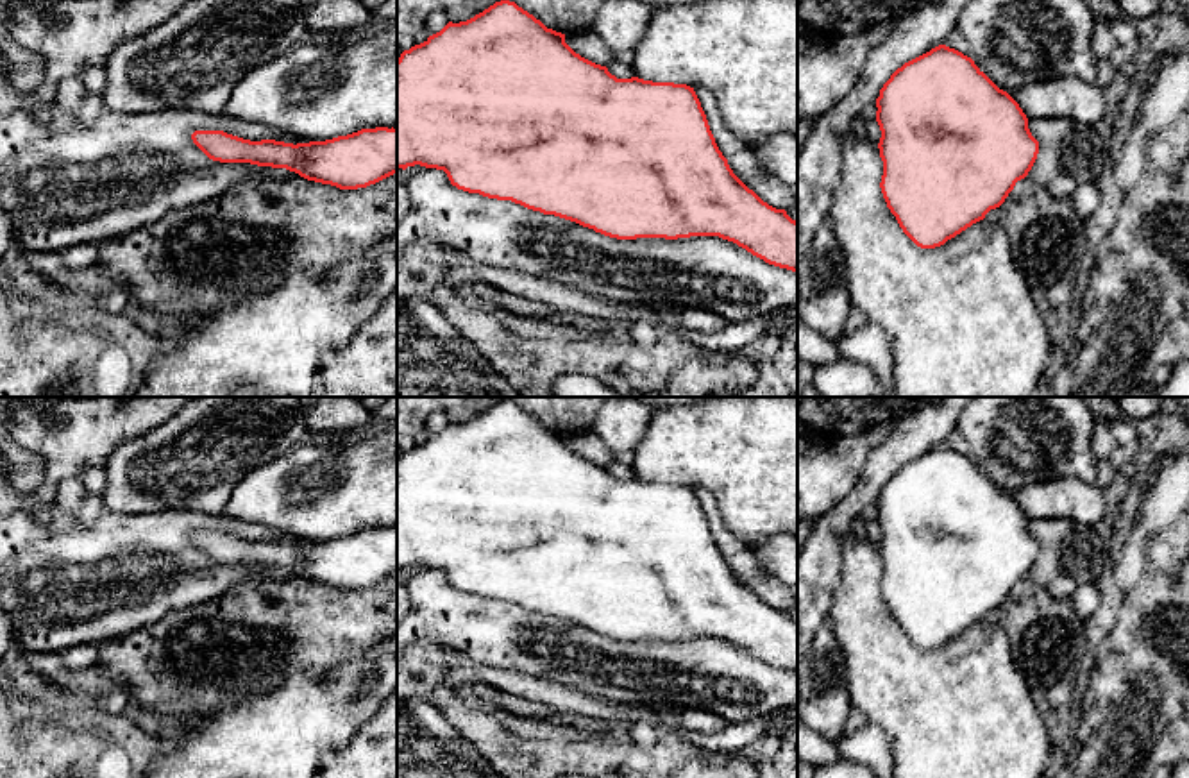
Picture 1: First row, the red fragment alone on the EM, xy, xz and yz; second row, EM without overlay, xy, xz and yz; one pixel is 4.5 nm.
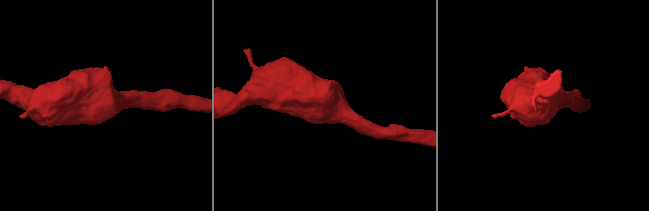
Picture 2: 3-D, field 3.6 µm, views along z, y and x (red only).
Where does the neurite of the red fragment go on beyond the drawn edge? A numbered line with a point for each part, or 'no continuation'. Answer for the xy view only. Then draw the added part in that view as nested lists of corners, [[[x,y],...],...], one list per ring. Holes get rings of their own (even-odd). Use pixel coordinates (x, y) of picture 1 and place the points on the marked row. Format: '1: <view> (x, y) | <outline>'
no continuation

